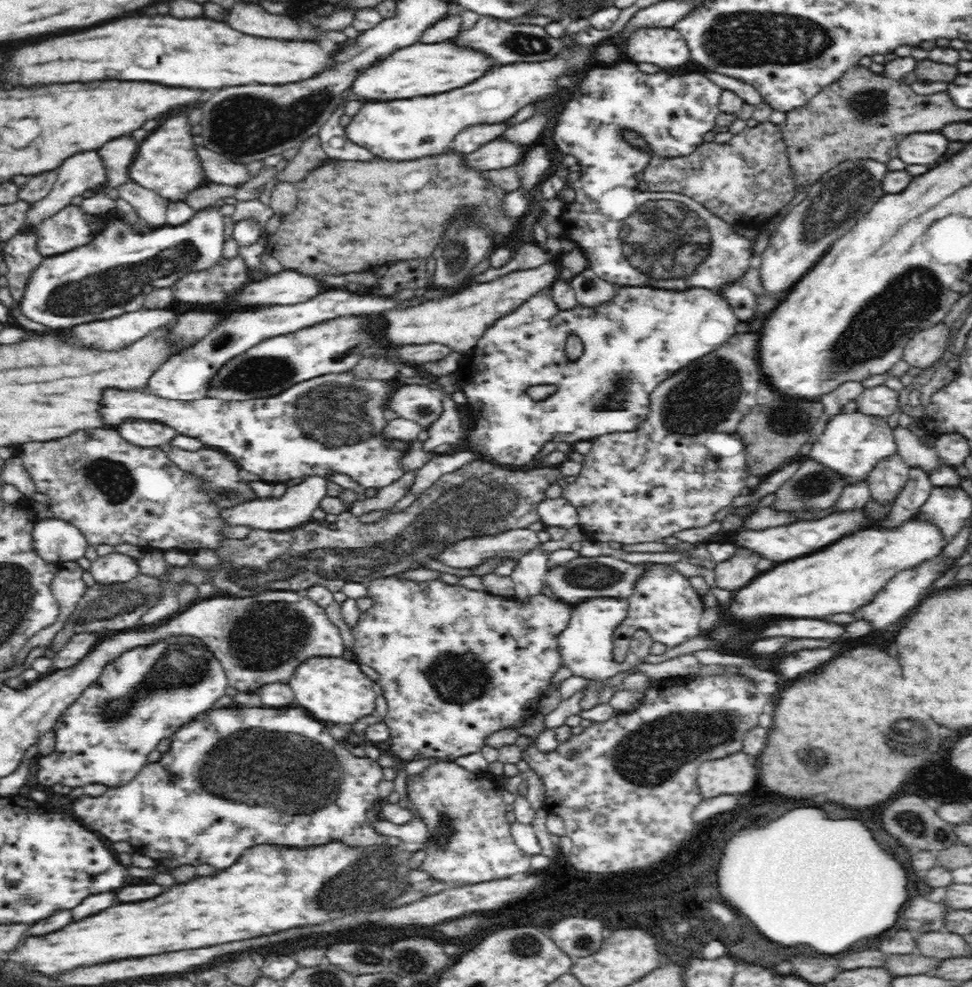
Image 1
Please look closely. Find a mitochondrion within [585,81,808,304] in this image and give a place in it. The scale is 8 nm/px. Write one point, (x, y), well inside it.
(667, 228)

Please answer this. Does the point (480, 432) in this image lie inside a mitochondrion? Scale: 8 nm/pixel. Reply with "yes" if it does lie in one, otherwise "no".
no

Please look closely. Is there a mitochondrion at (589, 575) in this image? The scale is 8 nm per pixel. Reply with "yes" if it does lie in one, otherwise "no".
yes

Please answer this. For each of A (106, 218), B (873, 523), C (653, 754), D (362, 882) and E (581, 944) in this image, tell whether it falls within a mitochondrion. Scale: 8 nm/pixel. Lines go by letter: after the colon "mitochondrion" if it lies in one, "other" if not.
A: other
B: other
C: mitochondrion
D: mitochondrion
E: mitochondrion

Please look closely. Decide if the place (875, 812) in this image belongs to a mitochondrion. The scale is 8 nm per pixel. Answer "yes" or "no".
no

